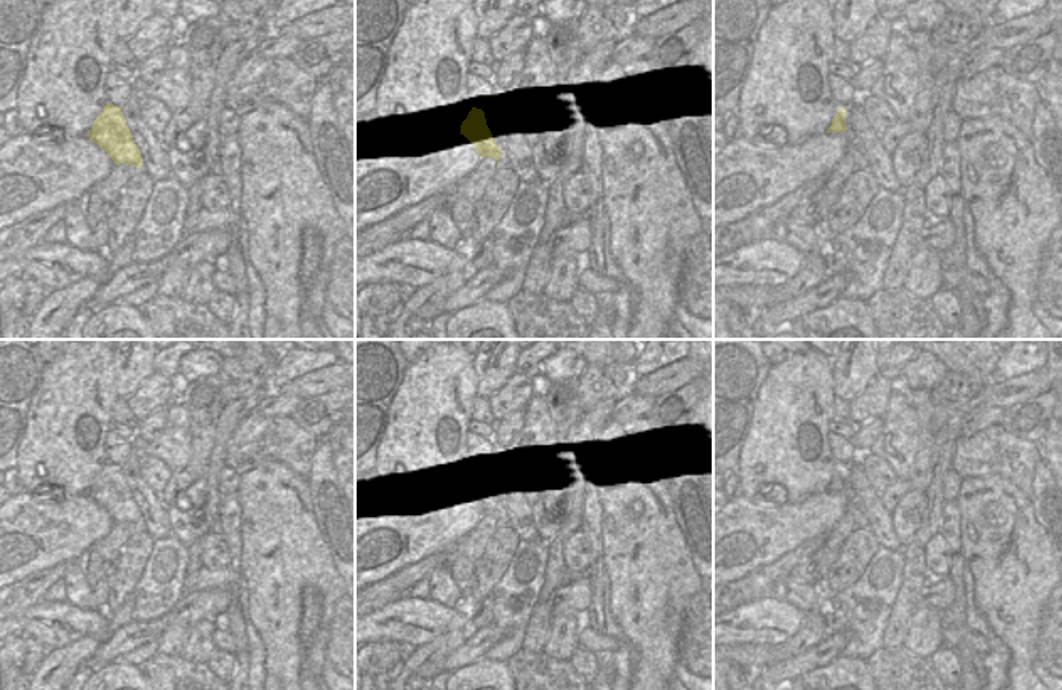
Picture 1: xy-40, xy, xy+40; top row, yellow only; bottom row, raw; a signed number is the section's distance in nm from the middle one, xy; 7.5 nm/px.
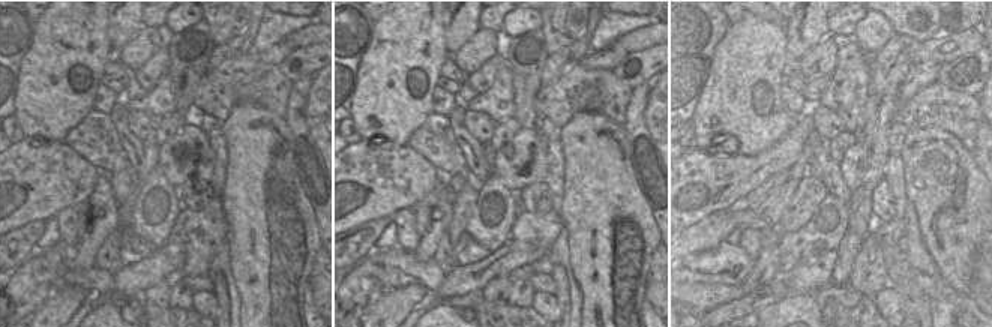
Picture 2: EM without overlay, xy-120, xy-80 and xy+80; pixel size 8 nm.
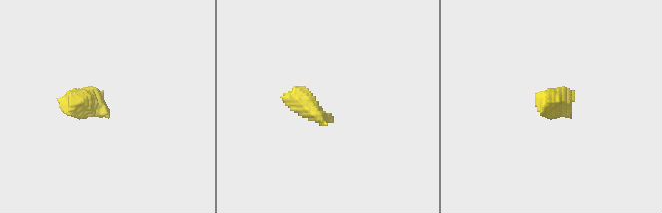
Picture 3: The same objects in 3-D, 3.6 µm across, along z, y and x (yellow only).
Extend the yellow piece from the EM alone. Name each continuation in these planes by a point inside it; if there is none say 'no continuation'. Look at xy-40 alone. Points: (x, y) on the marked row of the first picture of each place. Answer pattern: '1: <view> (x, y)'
no continuation

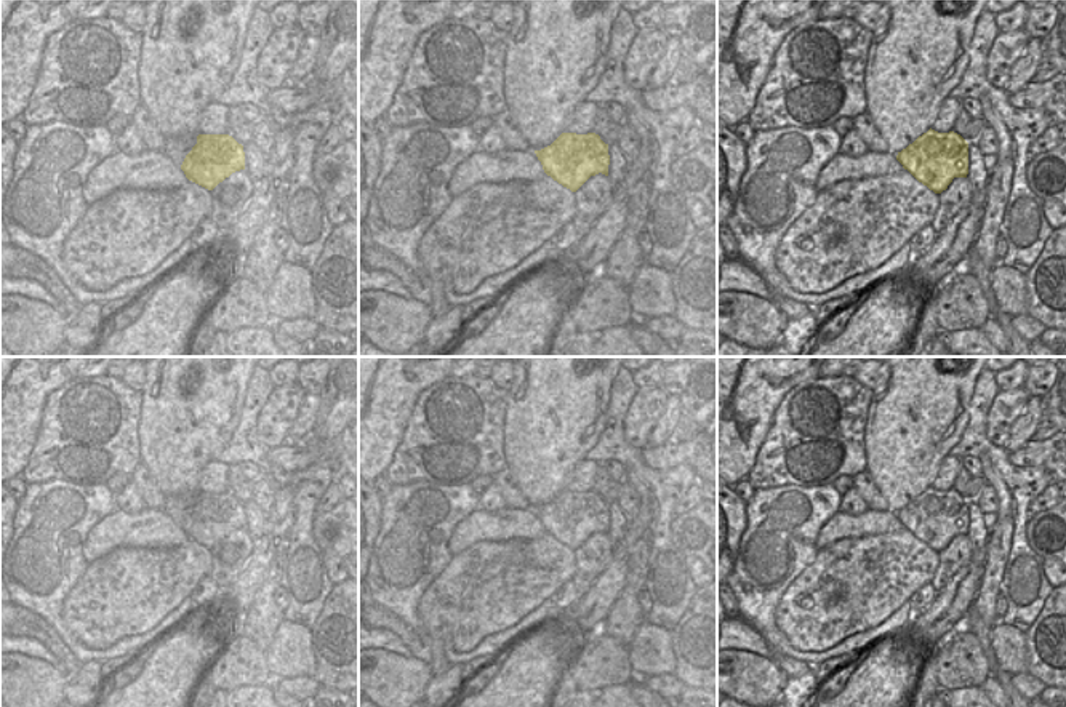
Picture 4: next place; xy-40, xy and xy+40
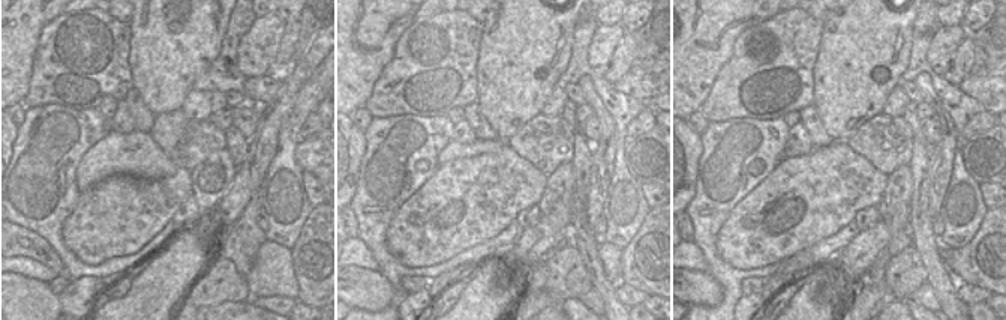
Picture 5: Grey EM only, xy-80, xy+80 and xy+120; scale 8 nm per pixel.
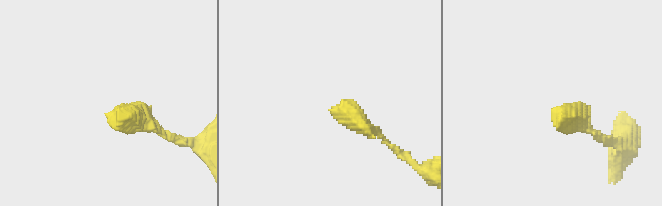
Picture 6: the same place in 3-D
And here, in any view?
no continuation

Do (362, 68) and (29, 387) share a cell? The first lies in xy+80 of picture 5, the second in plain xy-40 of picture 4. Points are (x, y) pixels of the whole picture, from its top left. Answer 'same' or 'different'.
same

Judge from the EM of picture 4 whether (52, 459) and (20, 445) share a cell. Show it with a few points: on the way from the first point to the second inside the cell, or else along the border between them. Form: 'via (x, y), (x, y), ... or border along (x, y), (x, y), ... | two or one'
border along (42, 415), (34, 448), (20, 475) | two

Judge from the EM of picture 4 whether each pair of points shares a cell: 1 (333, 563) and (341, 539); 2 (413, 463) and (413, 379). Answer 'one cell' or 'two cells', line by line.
1: two cells
2: two cells

